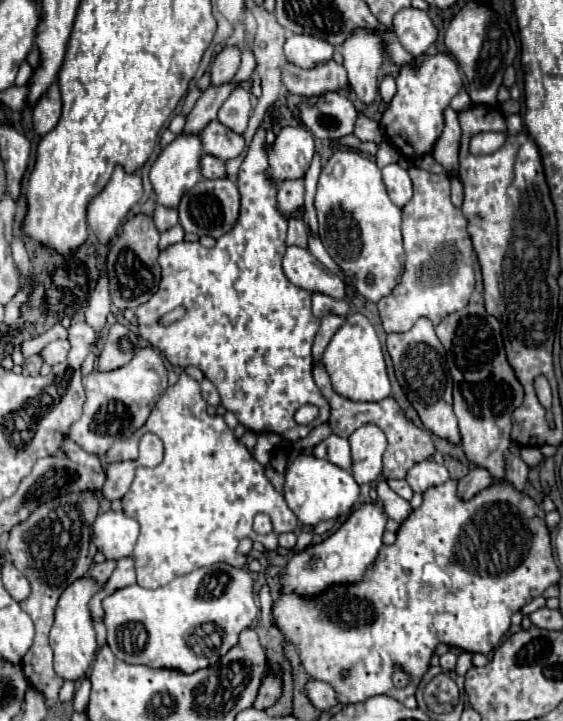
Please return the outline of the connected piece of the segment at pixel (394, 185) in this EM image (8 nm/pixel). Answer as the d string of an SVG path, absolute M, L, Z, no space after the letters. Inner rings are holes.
M388 164L382 168L382 178L390 200L402 208L412 198L412 182L408 170L400 164Z

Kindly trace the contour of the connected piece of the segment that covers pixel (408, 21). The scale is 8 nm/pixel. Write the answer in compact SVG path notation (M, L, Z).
M404 8L394 16L394 34L414 56L424 54L438 38L438 28L426 10Z

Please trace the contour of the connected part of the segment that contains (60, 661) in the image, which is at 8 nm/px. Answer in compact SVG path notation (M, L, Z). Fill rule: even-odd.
M78 578L72 582L60 596L58 606L56 606L56 618L54 626L50 630L50 646L54 650L54 670L64 678L64 680L80 680L88 674L90 664L96 654L96 632L94 632L94 620L90 612L90 598L102 590L104 584L96 582L94 578Z

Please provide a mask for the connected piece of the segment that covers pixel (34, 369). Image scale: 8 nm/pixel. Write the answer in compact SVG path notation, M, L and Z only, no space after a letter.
M34 354L32 358L28 358L28 360L24 362L22 374L24 374L24 376L36 376L36 374L40 372L40 366L42 366L42 358Z

